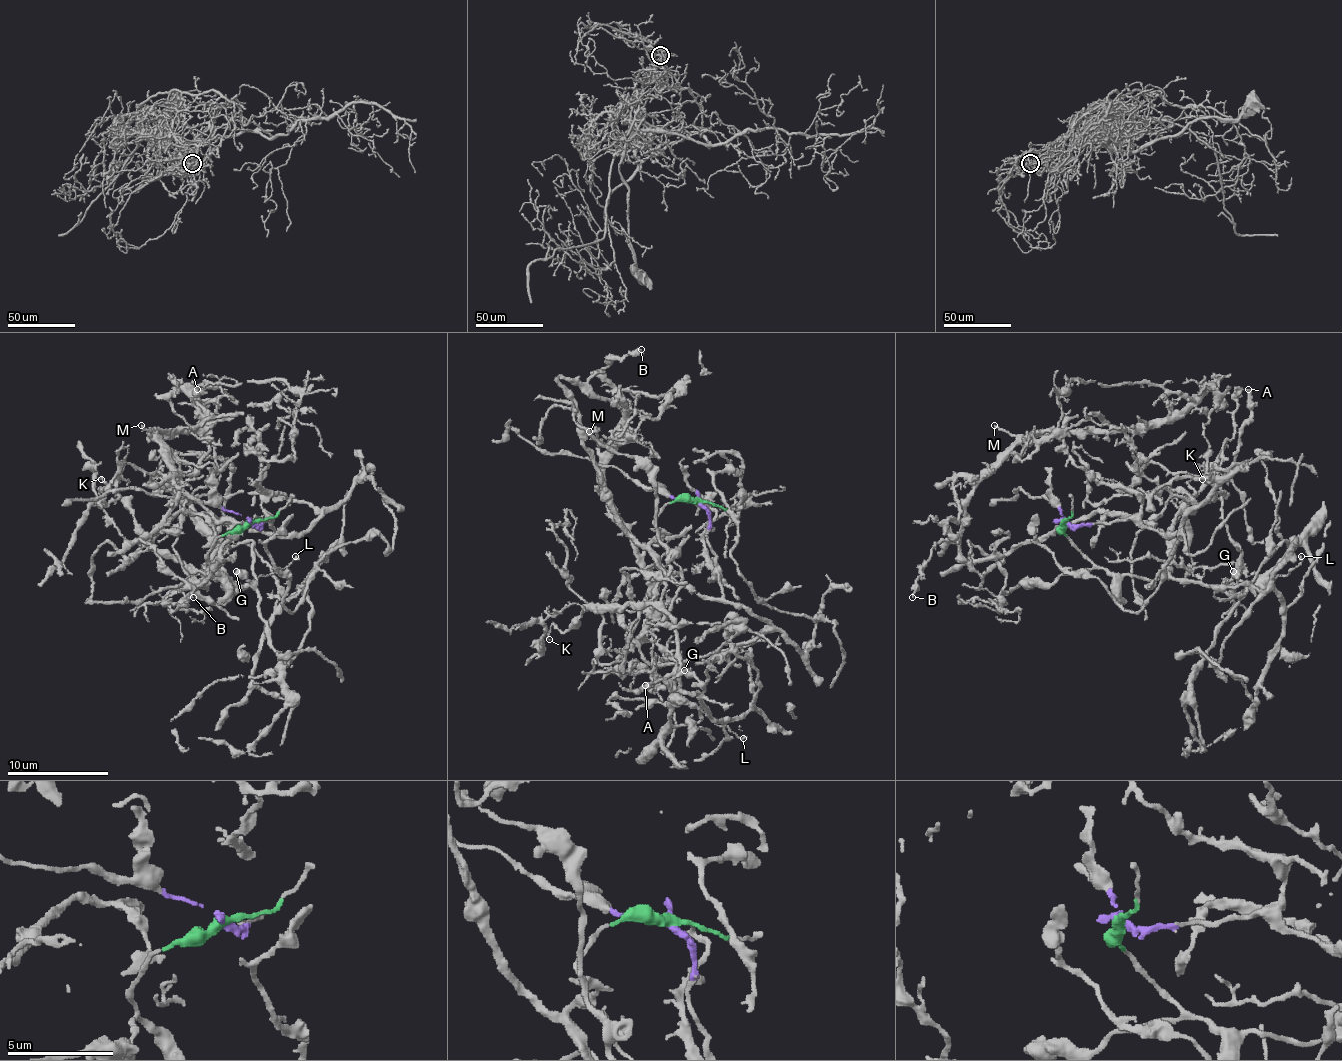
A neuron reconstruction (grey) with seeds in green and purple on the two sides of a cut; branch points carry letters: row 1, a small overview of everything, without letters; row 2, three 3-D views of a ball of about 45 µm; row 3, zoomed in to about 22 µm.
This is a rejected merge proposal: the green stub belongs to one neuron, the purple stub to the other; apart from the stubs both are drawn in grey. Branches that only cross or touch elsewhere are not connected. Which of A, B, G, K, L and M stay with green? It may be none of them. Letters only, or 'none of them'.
G, K, L

